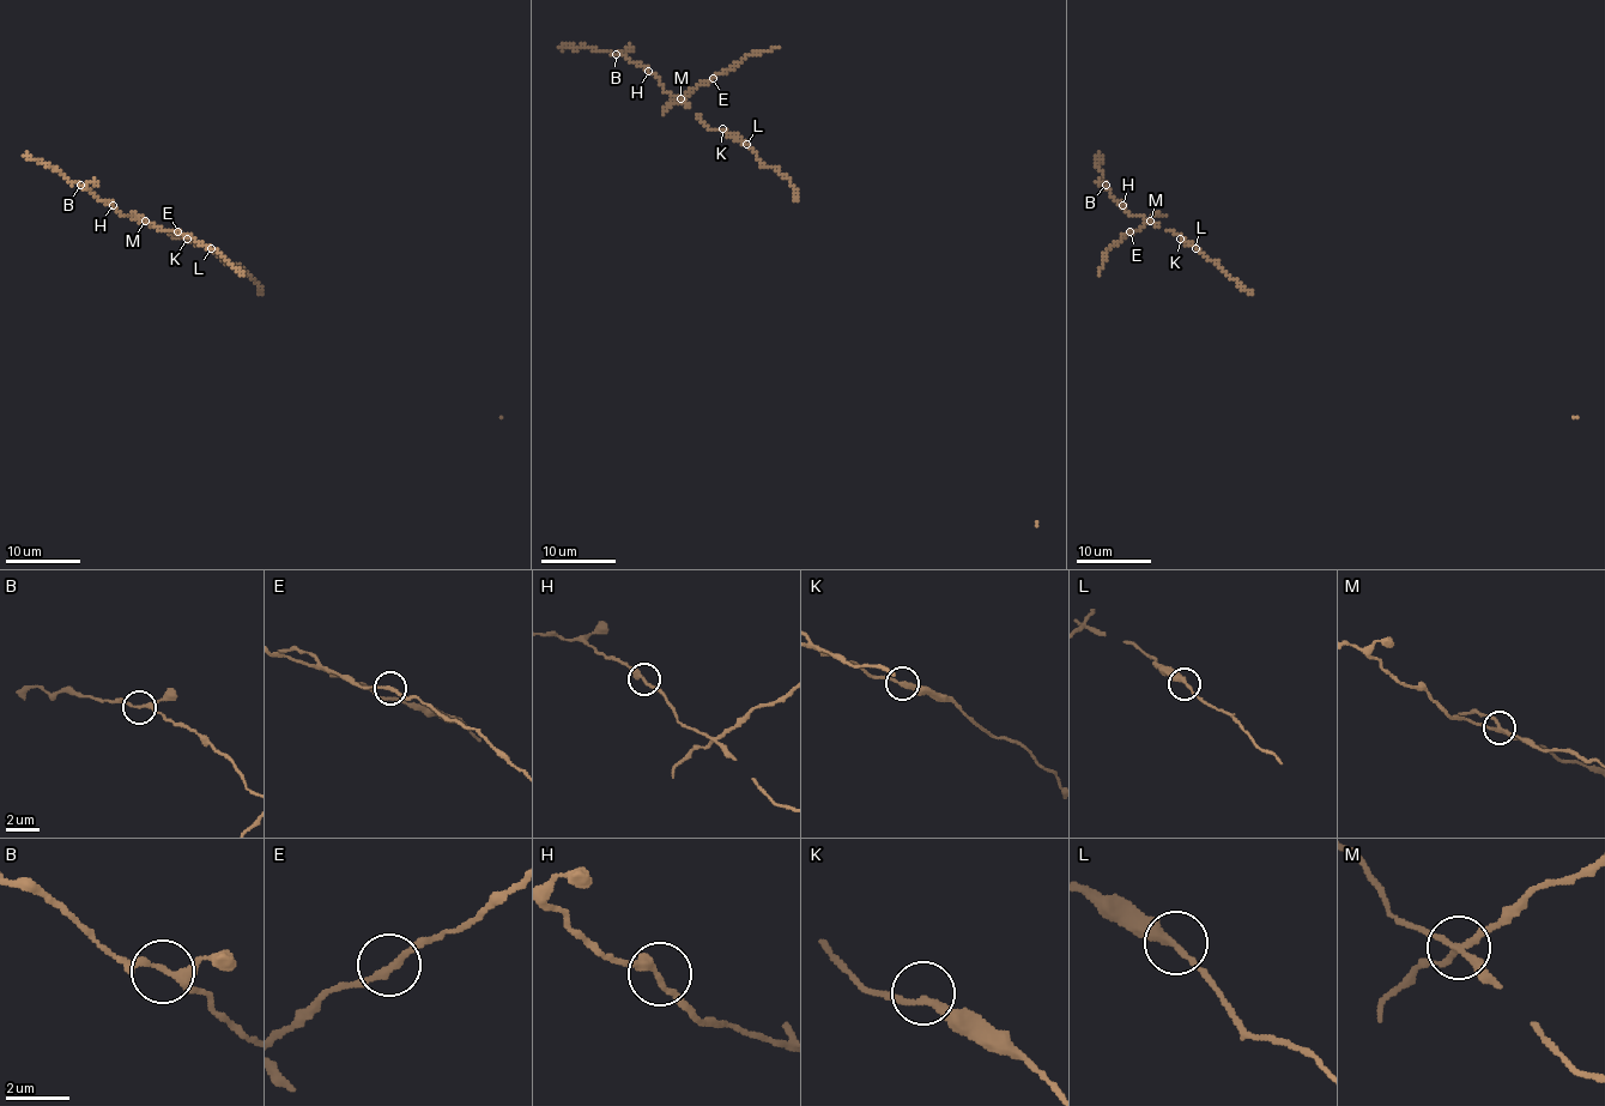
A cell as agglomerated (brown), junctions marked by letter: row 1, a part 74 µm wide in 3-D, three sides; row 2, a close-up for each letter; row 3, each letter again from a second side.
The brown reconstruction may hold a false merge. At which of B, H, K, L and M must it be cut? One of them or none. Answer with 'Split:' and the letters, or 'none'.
Split: M

